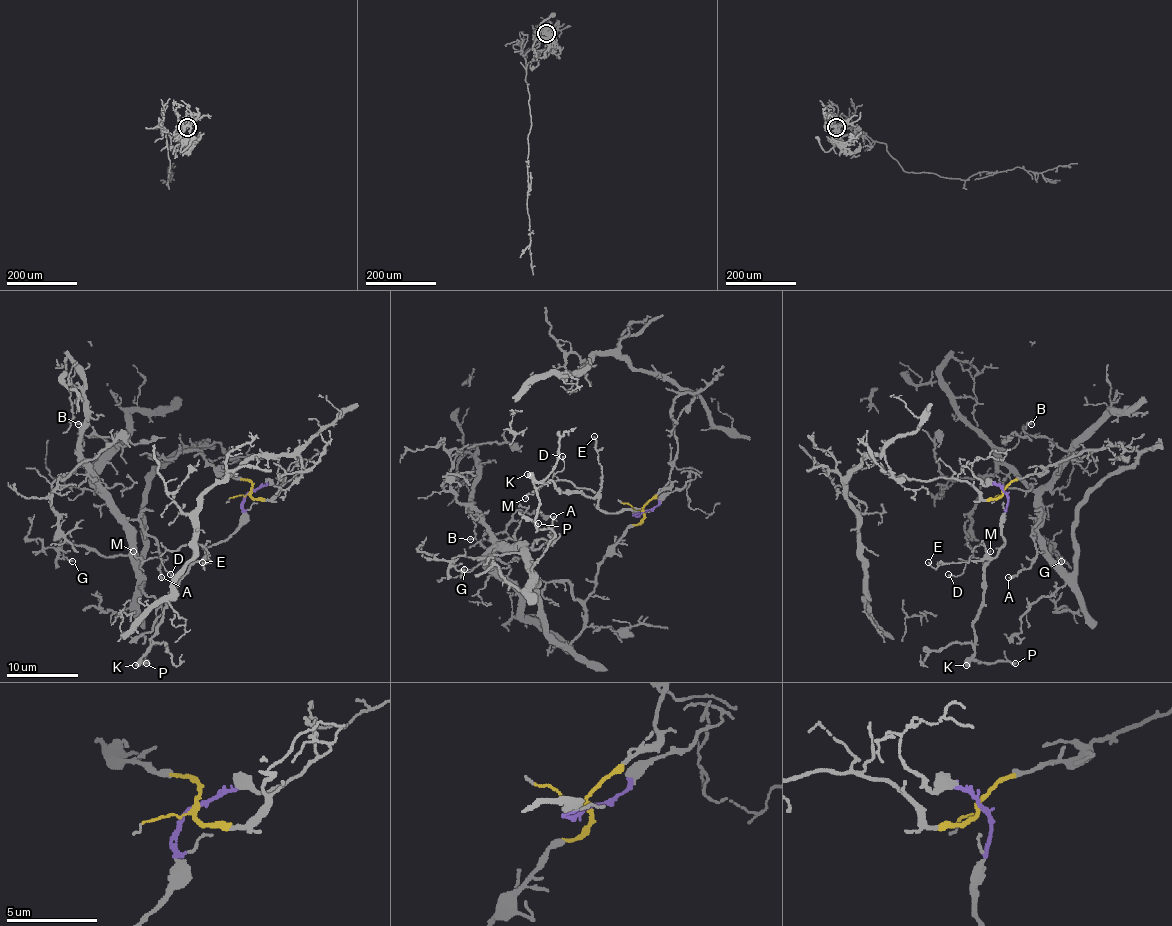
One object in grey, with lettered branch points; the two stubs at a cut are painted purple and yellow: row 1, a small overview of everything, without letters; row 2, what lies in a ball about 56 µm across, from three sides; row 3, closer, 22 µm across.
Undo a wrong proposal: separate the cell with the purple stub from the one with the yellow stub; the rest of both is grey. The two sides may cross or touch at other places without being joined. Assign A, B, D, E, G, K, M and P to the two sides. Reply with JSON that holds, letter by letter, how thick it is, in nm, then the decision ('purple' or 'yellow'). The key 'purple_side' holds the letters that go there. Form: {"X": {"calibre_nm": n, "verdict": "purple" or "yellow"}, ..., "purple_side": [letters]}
{"A": {"calibre_nm": 200, "verdict": "yellow"}, "B": {"calibre_nm": 110, "verdict": "yellow"}, "D": {"calibre_nm": 130, "verdict": "purple"}, "E": {"calibre_nm": 110, "verdict": "purple"}, "G": {"calibre_nm": 200, "verdict": "yellow"}, "K": {"calibre_nm": 550, "verdict": "purple"}, "M": {"calibre_nm": 120, "verdict": "purple"}, "P": {"calibre_nm": 180, "verdict": "purple"}, "purple_side": ["D", "E", "K", "M", "P"]}

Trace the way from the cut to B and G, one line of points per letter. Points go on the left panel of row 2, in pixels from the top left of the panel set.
B: (250, 491), (246, 479), (181, 447), (144, 493), (140, 574), (129, 524), (81, 454), (77, 423)
G: (250, 491), (246, 479), (181, 447), (144, 493), (138, 574), (126, 556), (61, 545), (72, 561)

